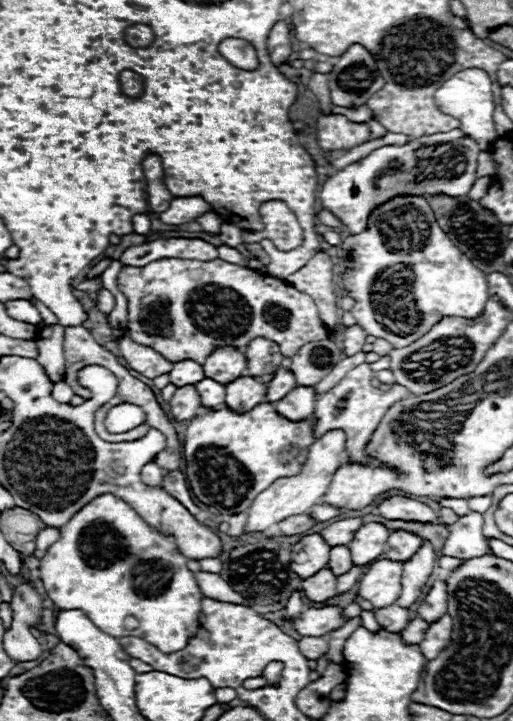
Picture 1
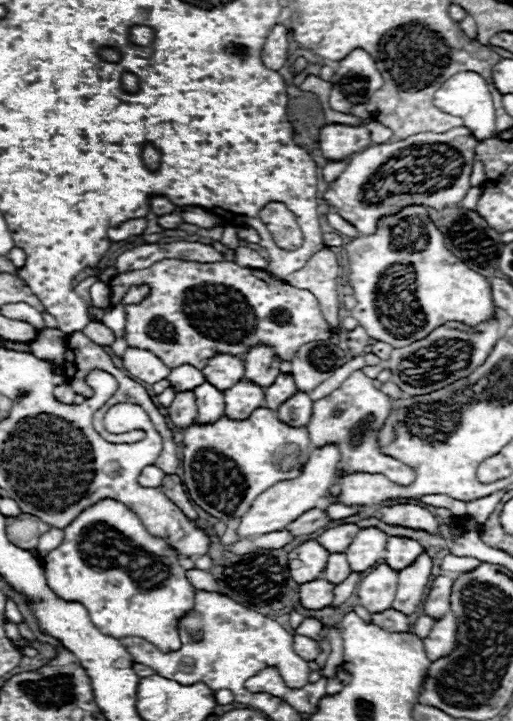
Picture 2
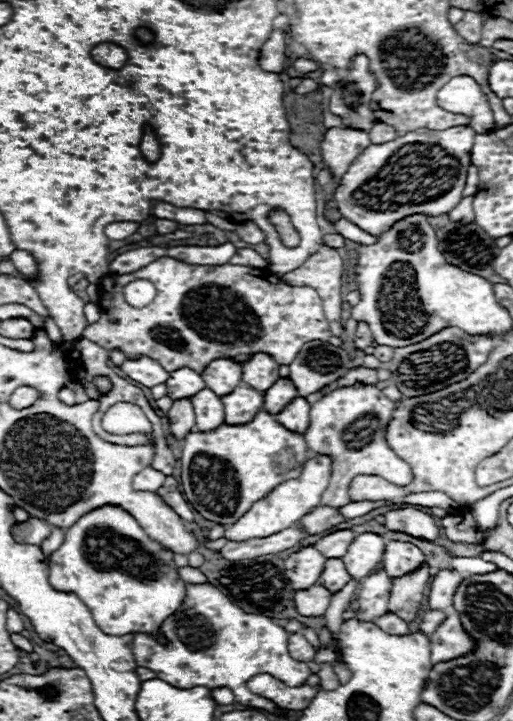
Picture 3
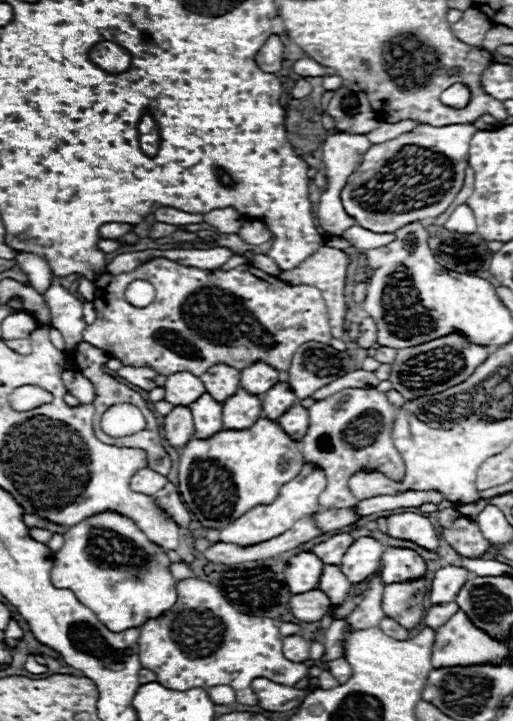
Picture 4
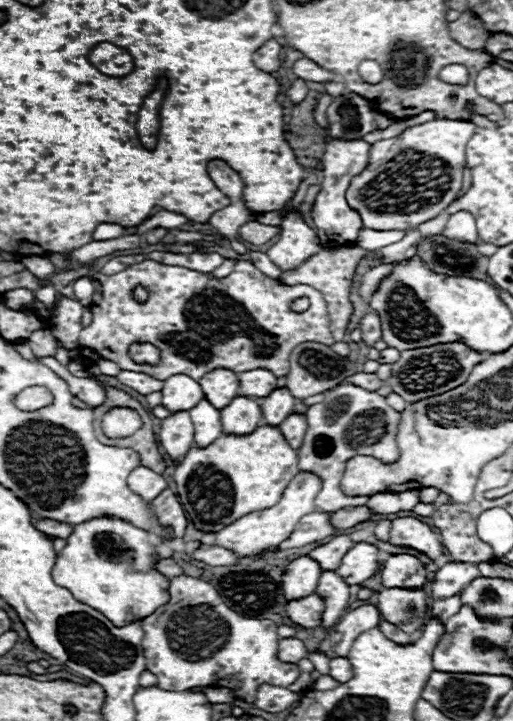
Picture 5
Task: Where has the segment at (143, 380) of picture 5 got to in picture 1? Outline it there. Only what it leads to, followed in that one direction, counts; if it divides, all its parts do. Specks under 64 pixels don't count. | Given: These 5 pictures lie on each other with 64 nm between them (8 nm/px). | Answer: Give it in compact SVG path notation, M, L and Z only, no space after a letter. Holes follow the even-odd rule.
M124 332L124 336L120 338L120 352L122 356L126 358L128 362L128 368L140 372L142 376L146 378L156 378L160 374L166 374L172 370L172 364L162 356L158 354L154 348L150 346L140 346L136 344L128 332Z

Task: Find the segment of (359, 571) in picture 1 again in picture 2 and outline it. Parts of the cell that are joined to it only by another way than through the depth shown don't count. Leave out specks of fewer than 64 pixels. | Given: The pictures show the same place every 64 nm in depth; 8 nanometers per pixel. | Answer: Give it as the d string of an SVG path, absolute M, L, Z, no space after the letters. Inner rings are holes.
M352 572L348 580L340 582L340 584L336 586L336 590L334 590L334 602L332 602L332 604L344 604L344 602L346 602L346 598L350 598L350 596L352 596L352 592L356 590L356 586L358 586L360 578L362 578L362 574Z

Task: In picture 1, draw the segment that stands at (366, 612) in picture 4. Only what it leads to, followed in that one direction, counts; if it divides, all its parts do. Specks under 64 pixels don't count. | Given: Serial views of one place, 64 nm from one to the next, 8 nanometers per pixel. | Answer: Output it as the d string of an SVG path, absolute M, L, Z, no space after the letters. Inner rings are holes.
M378 558L368 566L366 574L358 582L358 594L372 602L376 608L394 604L402 590L402 562L390 562L388 558Z

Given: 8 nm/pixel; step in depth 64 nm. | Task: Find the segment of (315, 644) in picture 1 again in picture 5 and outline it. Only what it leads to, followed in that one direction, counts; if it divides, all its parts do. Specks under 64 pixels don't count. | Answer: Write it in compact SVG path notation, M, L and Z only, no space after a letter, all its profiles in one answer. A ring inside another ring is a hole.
M282 638L278 644L278 658L282 658L284 662L300 662L302 658L306 658L306 646L302 640L298 638Z

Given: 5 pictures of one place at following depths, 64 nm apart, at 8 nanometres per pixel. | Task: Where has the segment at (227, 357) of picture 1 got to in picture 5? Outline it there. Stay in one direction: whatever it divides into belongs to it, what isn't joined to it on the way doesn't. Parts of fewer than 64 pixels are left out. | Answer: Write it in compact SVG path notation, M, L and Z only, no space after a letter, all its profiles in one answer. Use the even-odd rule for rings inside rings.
M226 368L212 370L210 374L206 374L200 380L200 384L202 384L204 396L216 408L228 406L232 402L232 398L238 396L238 376L236 376L236 372L226 370Z

